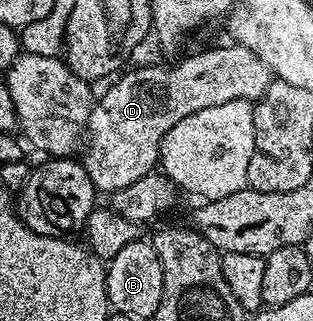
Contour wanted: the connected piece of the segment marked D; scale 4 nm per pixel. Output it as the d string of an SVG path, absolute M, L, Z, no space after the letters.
M236 43L228 44L221 45L218 49L205 49L202 53L179 62L174 69L164 69L161 65L145 65L142 69L130 68L112 82L114 85L102 97L100 94L94 100L93 111L89 116L83 164L87 175L91 175L91 183L98 194L112 195L154 172L161 159L161 144L167 131L171 131L171 127L176 125L184 125L187 115L195 115L195 111L203 111L207 107L219 107L219 103L256 103L265 96L265 92L269 90L271 74L263 59L259 59L259 55L255 55L255 51L247 47Z

